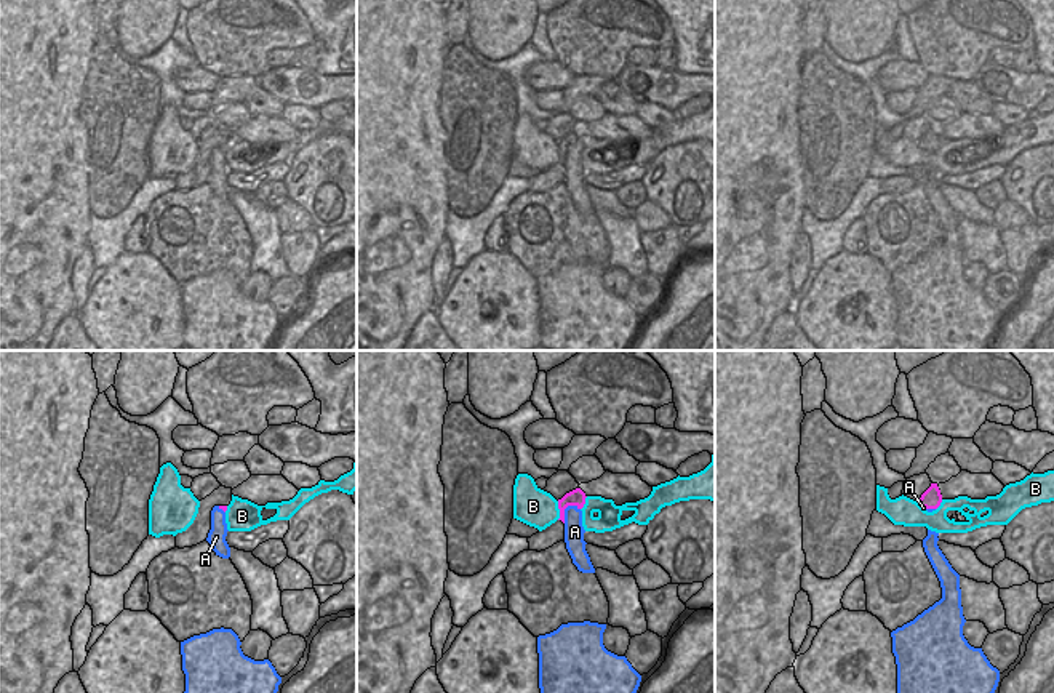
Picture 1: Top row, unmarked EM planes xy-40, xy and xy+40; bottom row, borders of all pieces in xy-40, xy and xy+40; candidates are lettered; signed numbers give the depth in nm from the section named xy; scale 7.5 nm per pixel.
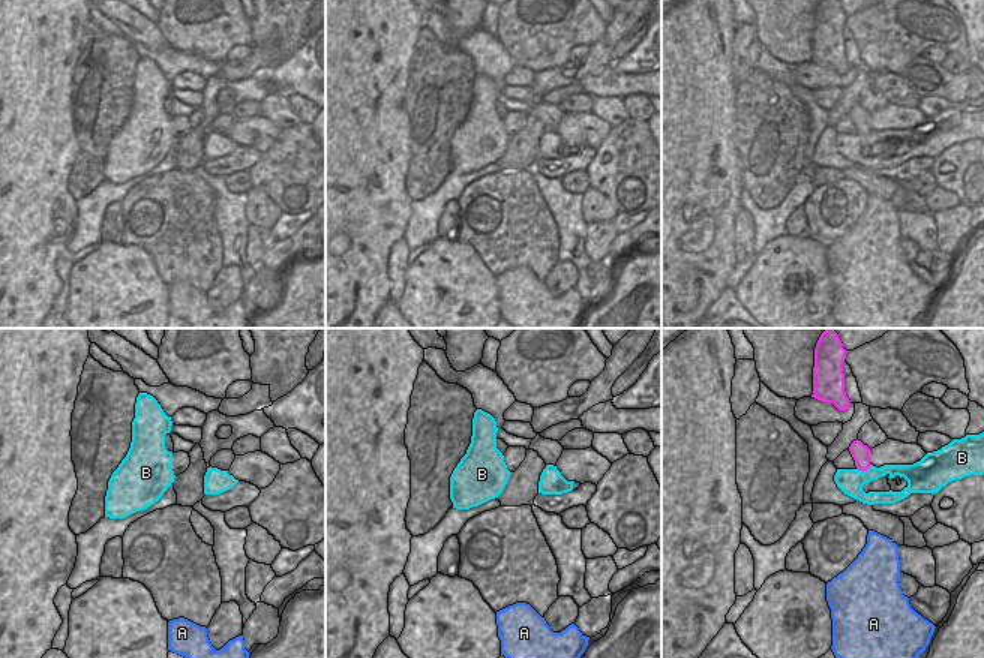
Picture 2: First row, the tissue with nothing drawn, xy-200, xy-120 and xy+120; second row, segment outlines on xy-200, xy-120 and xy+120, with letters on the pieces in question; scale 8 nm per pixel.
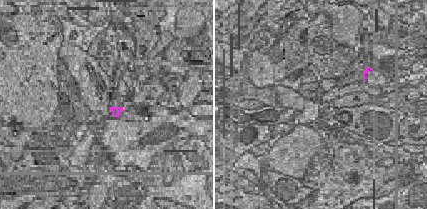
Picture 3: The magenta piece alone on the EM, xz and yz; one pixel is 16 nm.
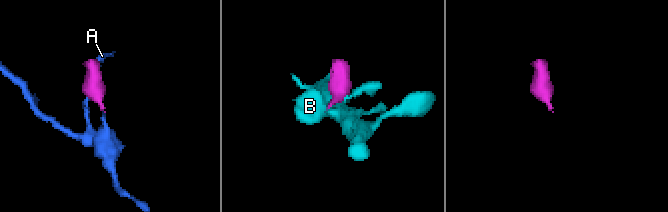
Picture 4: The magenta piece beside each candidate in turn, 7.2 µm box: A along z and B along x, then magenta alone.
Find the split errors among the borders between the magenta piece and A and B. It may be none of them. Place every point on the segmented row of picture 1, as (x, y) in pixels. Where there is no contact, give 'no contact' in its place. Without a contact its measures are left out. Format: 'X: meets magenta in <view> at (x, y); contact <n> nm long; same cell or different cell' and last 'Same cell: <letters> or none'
A: meets magenta in xy at (563, 511); contact 180 nm long; same cell
B: meets magenta in xy at (560, 511); contact 140 nm long; different cell
Same cell: A

